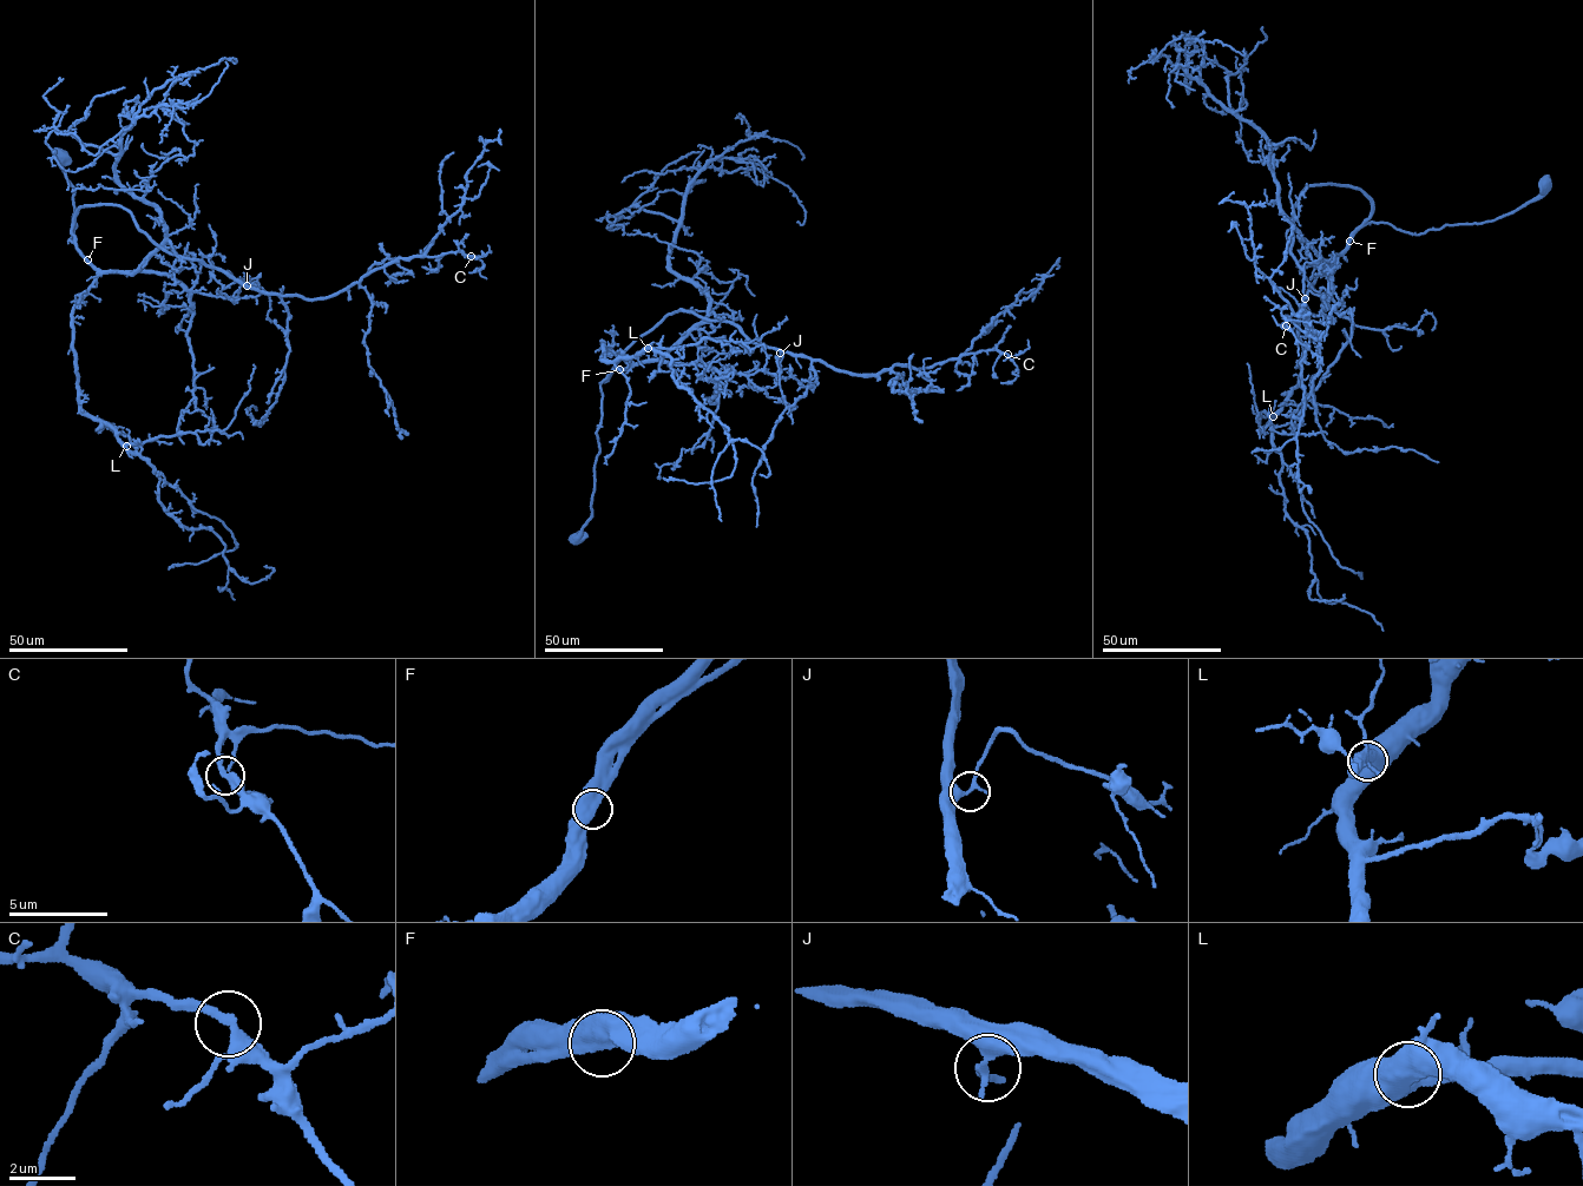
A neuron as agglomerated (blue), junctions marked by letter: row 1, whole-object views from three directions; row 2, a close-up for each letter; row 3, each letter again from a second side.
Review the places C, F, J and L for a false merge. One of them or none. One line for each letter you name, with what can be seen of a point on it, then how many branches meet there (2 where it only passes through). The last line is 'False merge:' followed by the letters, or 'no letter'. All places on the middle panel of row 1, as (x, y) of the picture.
False merge: no letter

